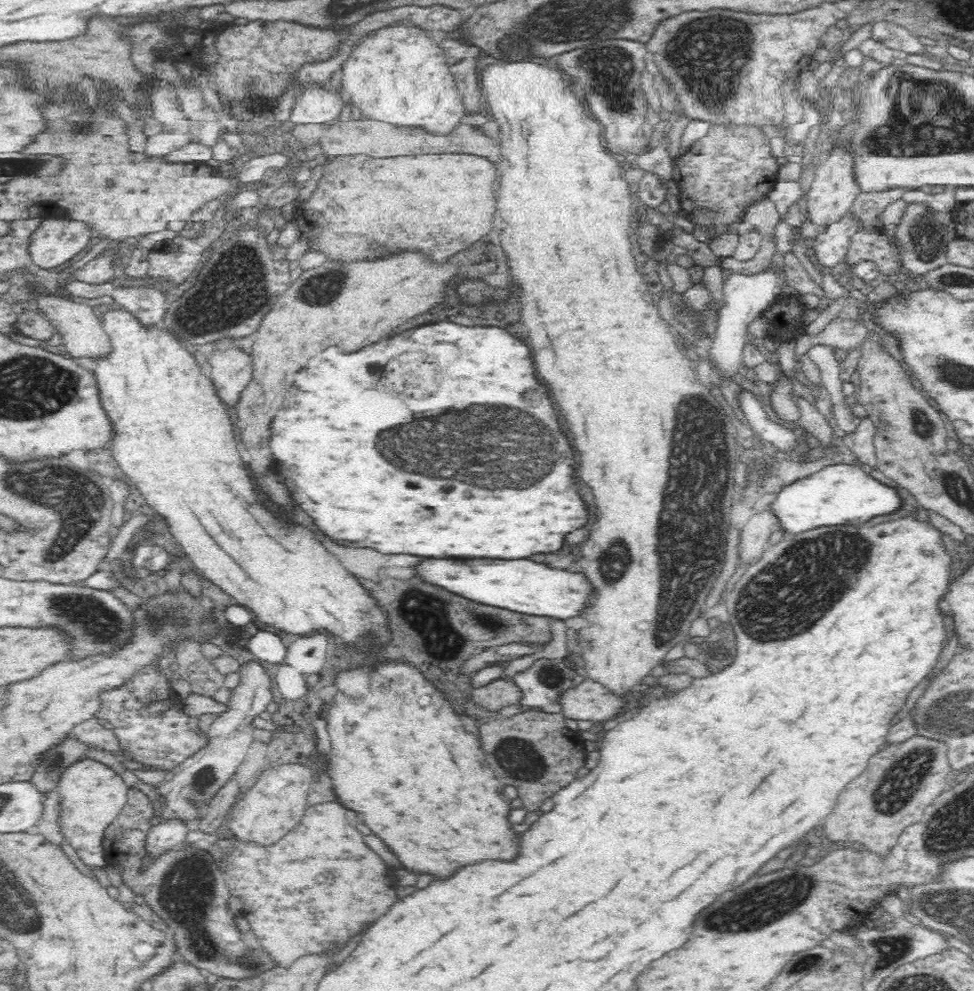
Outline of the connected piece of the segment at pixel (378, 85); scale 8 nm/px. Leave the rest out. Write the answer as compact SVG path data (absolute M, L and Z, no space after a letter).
M408 22L386 25L360 38L348 55L341 67L340 90L348 94L348 98L354 102L352 106L359 108L364 117L382 120L394 126L422 126L438 134L450 132L463 118L464 104L454 85L444 51L432 39L431 33L423 28Z

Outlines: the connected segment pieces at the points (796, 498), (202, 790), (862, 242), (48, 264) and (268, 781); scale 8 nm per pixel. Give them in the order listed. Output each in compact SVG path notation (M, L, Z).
M838 462L785 486L778 491L769 508L779 518L784 534L800 534L818 526L848 522L862 524L872 516L894 512L900 506L900 498L894 488L888 488L878 480L870 478L859 464L848 466Z
M252 660L240 666L240 683L232 688L229 702L226 703L226 710L220 712L205 732L208 737L208 746L200 748L193 756L185 759L181 764L166 771L166 778L159 784L153 786L144 783L130 770L121 773L121 778L128 788L140 789L148 796L154 813L162 820L178 818L182 821L196 819L197 810L190 802L207 801L214 792L218 792L226 782L237 772L252 744L253 720L265 710L272 702L272 681L268 675L268 669Z
M861 226L852 236L851 243L847 252L846 261L854 266L860 262L872 262L878 266L882 277L896 275L901 271L902 263L900 260L900 251L894 242L890 242L893 237L886 236L881 230L872 228L868 229Z
M70 218L41 219L28 240L30 264L43 269L60 266L82 252L90 239L85 222Z
M285 763L264 768L256 784L248 792L243 790L232 804L226 817L230 833L240 840L252 840L264 846L280 840L304 816L306 796L313 776L311 767L304 763Z

